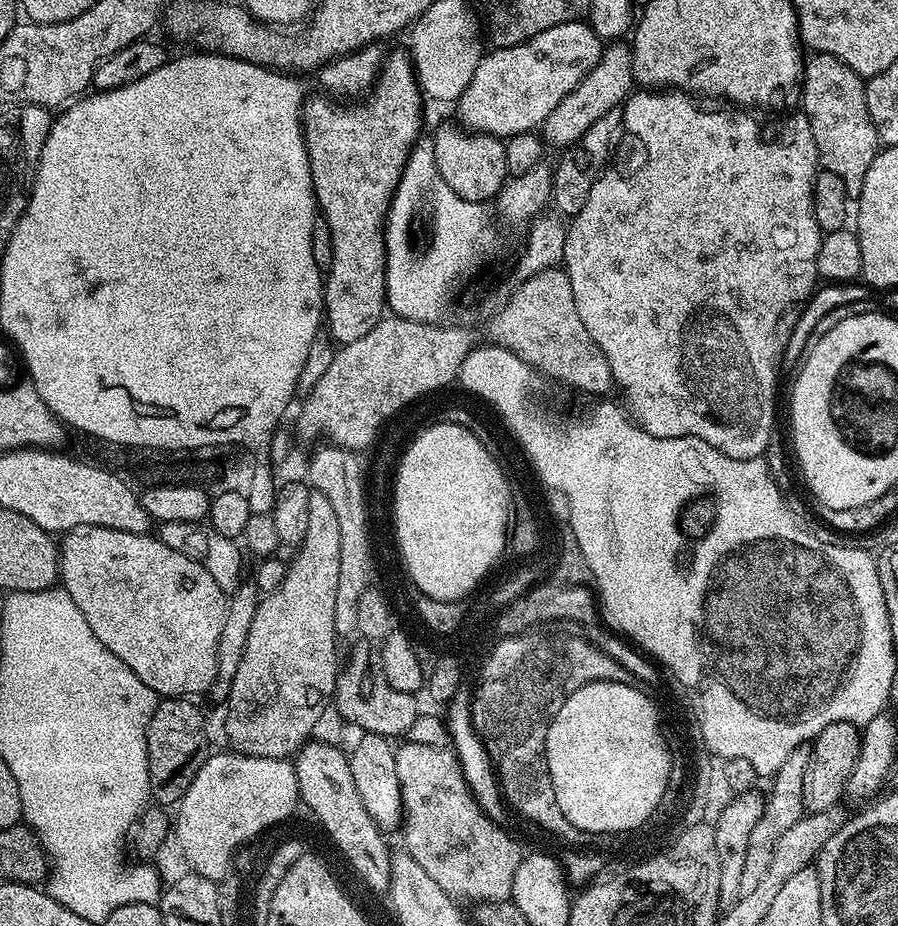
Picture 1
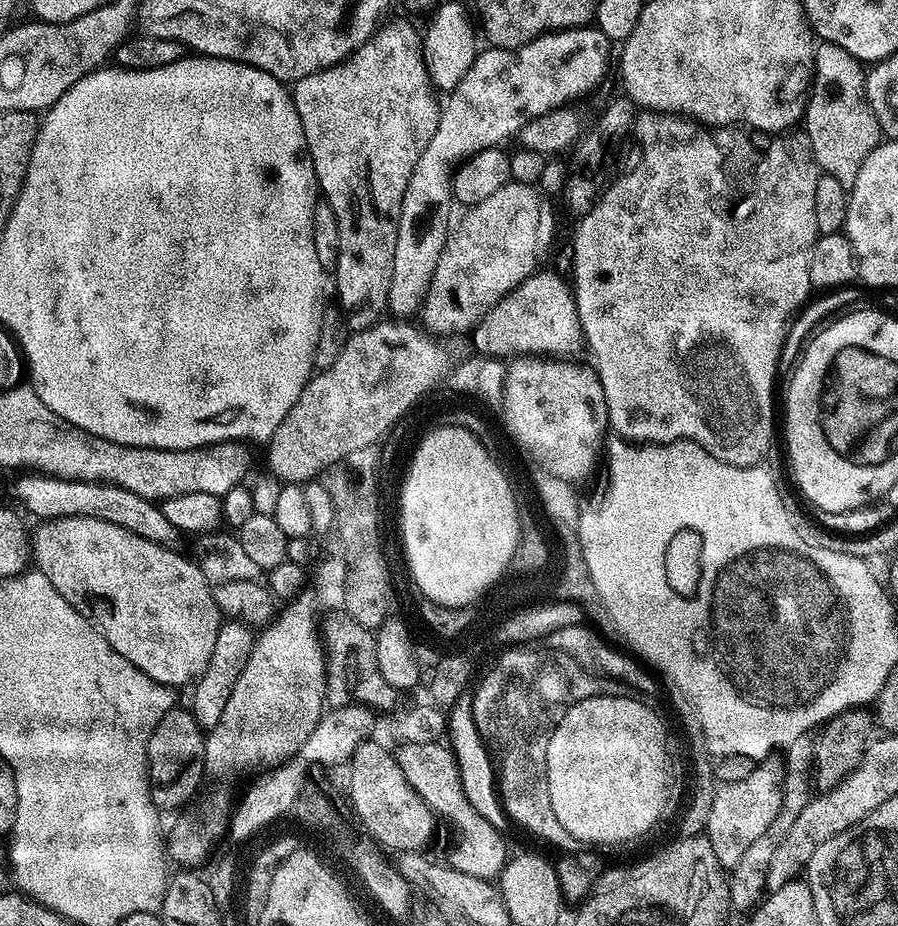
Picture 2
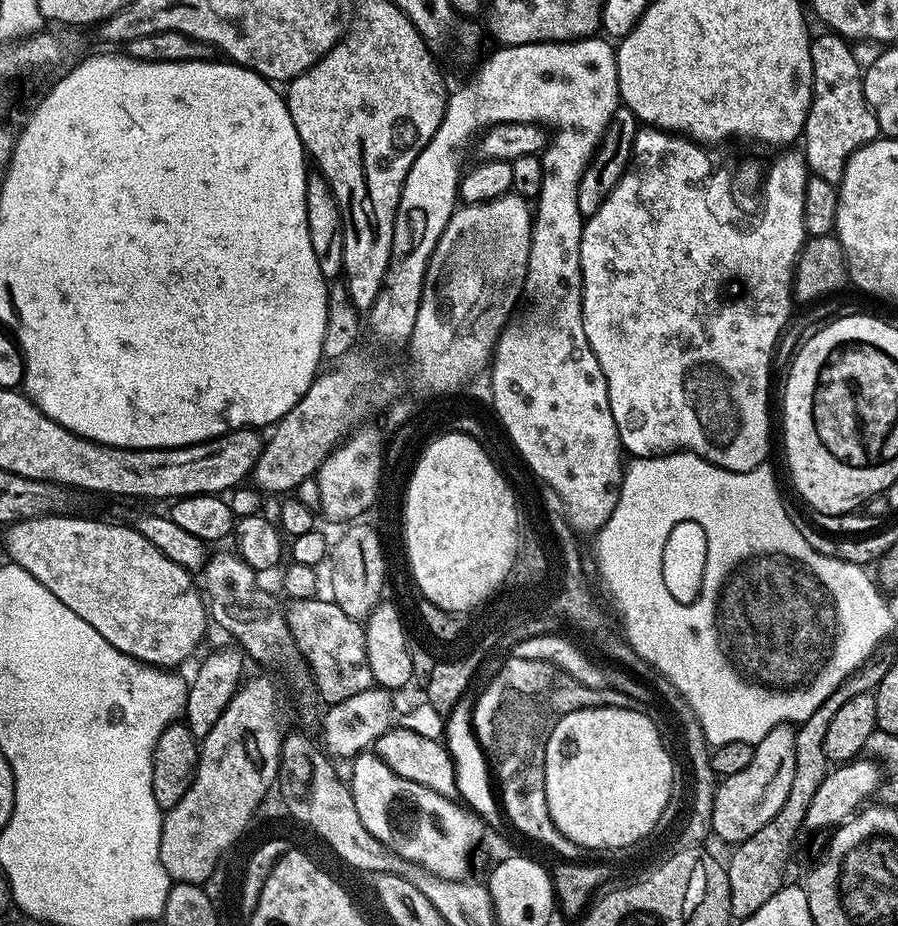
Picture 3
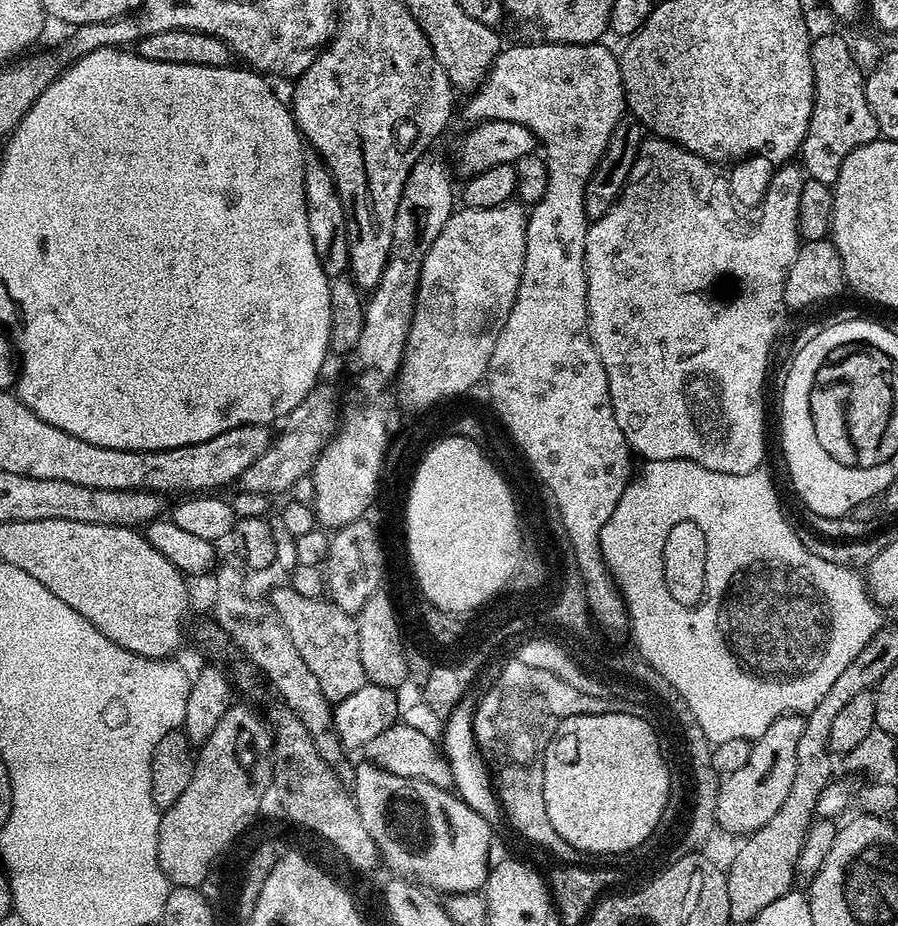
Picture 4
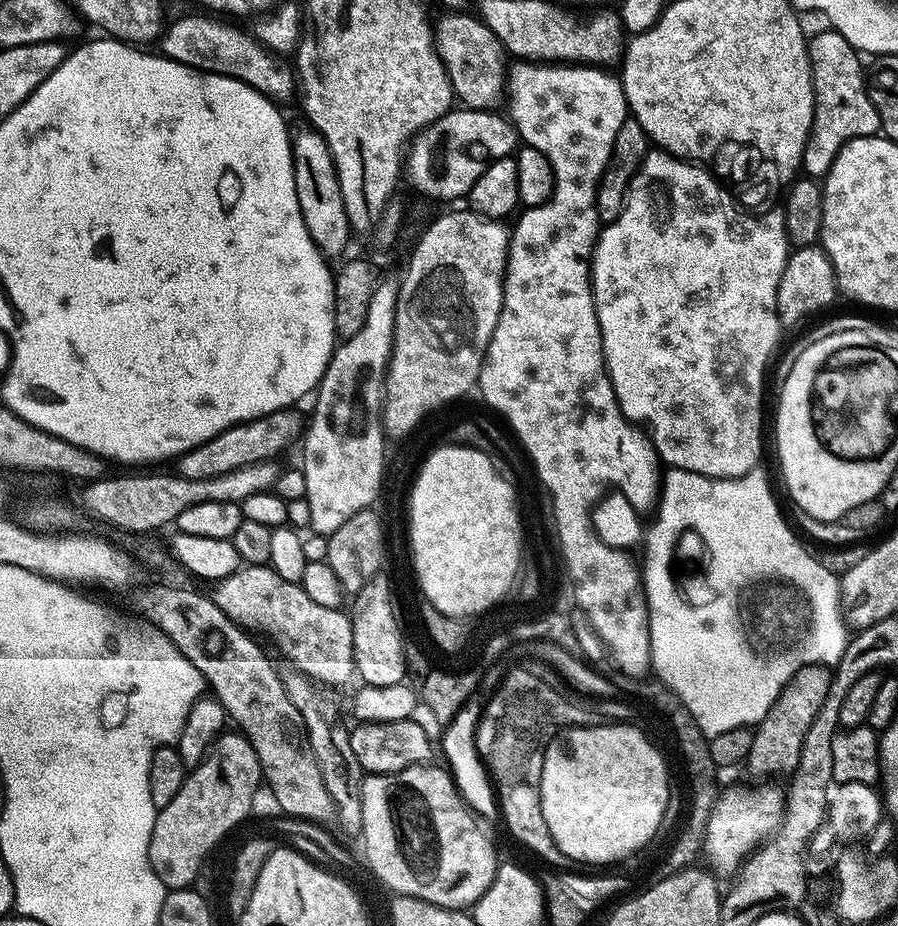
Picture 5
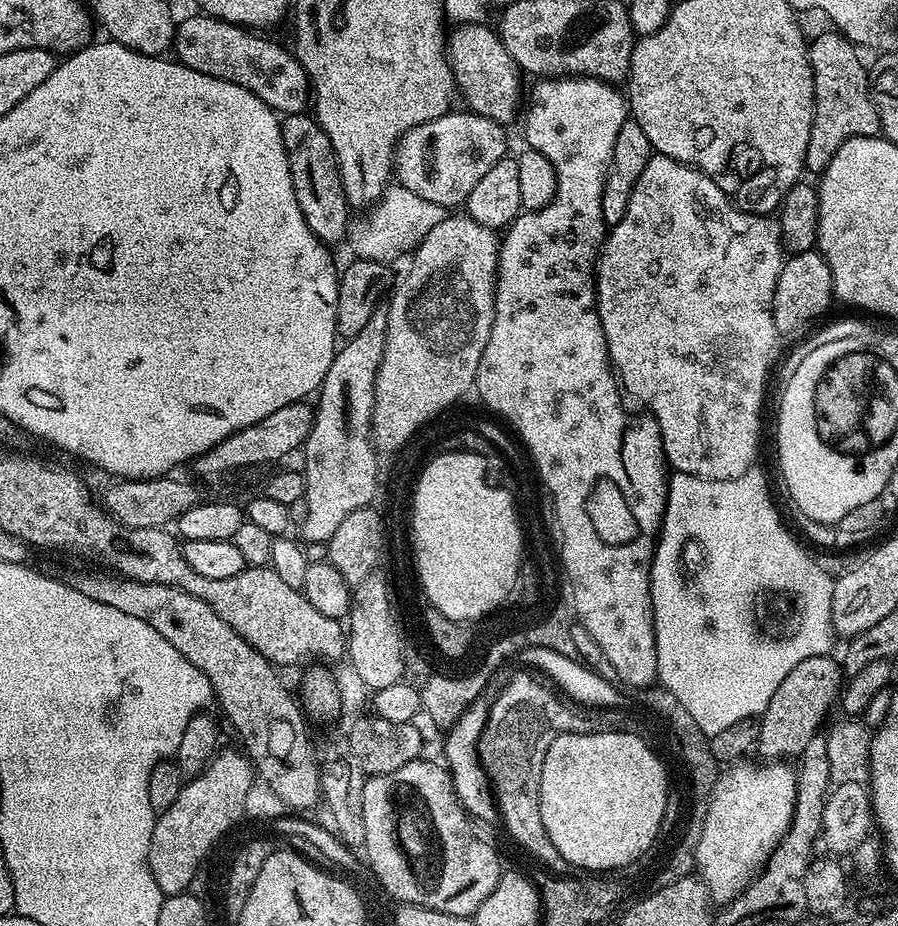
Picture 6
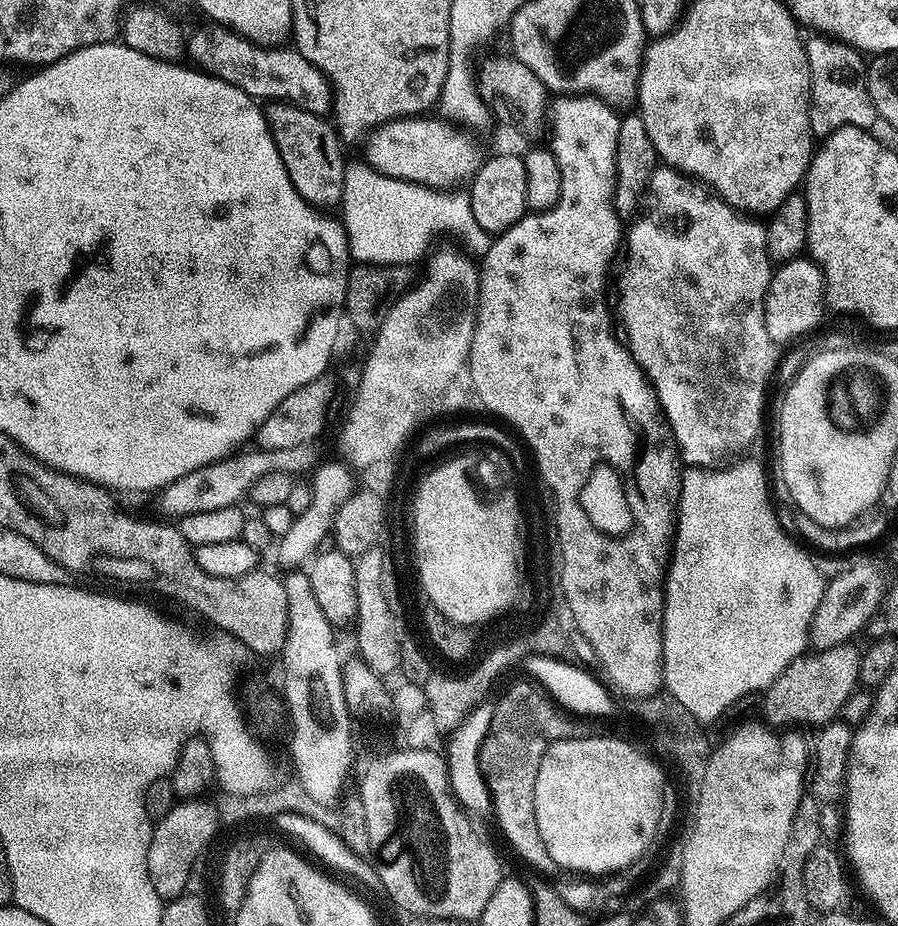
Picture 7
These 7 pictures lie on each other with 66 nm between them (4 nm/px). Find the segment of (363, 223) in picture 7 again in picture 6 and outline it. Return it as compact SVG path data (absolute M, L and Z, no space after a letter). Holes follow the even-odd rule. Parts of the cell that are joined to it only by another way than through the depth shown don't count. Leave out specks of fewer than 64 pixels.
M389 186L367 213L368 221L351 229L350 244L352 240L355 255L361 260L393 262L399 256L407 257L417 248L426 238L426 234L430 234L430 230L434 230L434 226L444 220L445 215L446 209L440 204L426 202L426 198L415 196L405 188Z

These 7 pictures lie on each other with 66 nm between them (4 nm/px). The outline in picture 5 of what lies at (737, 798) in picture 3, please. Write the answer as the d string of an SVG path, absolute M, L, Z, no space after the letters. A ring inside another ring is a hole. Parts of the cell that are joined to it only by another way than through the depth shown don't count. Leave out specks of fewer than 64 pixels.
M809 666L784 688L764 719L755 725L746 761L750 775L791 777L798 766L798 754L802 754L802 738L806 738L806 730L810 730L810 722L814 722L814 714L818 714L822 702L826 702L831 681L831 671L820 666Z

